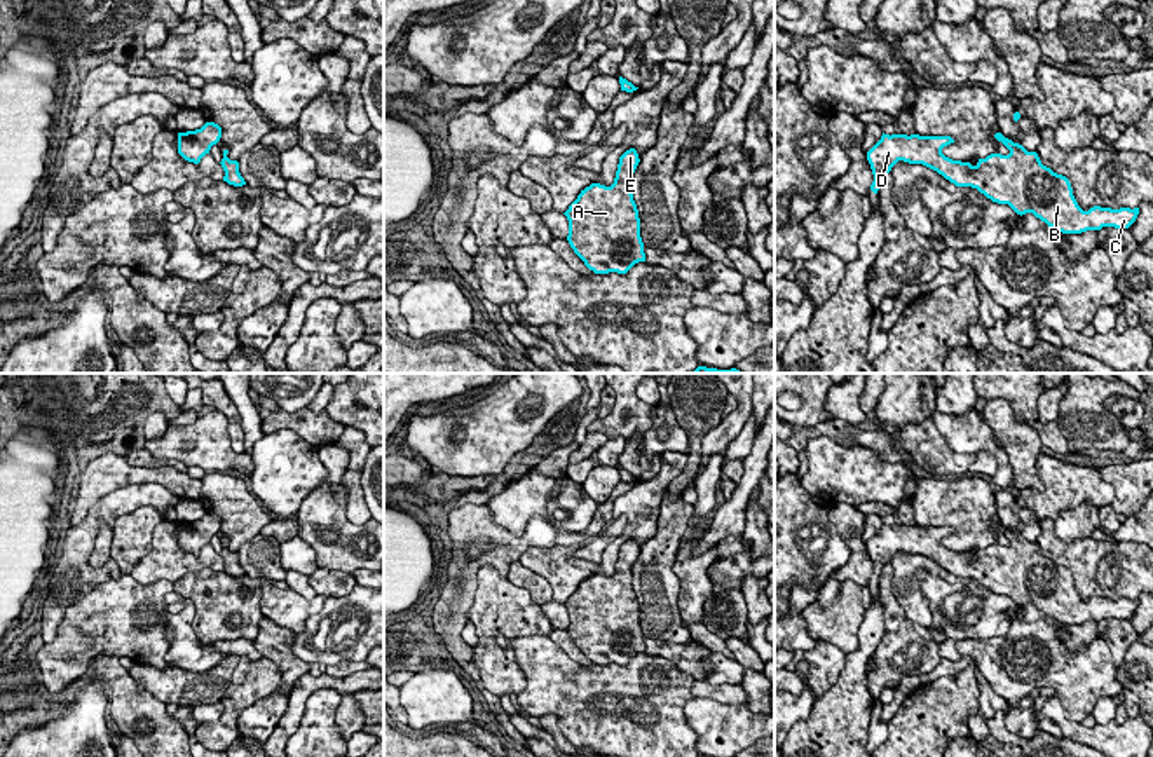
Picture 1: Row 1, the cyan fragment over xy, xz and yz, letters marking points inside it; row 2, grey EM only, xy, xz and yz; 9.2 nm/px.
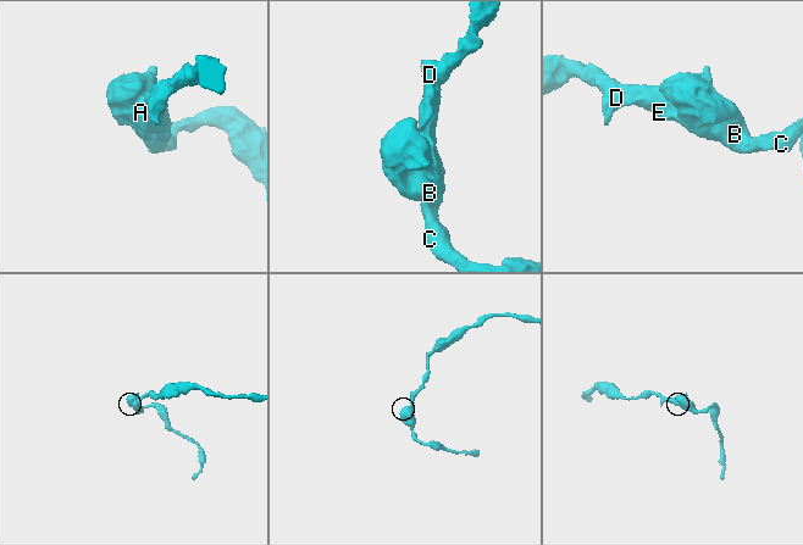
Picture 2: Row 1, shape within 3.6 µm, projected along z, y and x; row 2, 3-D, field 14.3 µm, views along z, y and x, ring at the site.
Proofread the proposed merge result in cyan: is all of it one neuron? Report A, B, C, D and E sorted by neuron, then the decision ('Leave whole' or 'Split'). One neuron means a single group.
Groups: A B C D E. Leave whole

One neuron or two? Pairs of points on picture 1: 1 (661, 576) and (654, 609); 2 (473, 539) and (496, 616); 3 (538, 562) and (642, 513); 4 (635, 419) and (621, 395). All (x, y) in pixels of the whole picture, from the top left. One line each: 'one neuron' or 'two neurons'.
1: one neuron
2: two neurons
3: one neuron
4: one neuron

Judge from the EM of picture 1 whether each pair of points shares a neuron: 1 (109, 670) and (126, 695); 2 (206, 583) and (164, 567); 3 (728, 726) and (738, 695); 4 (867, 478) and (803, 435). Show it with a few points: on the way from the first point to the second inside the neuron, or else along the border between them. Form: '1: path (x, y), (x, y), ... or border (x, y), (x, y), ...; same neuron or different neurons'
1: path (114, 675), (121, 689); same neuron
2: border (222, 569), (187, 571), (173, 581); different neurons
3: border (695, 695), (721, 703), (743, 703); different neurons
4: border (805, 445), (813, 438), (829, 436), (850, 449); different neurons

